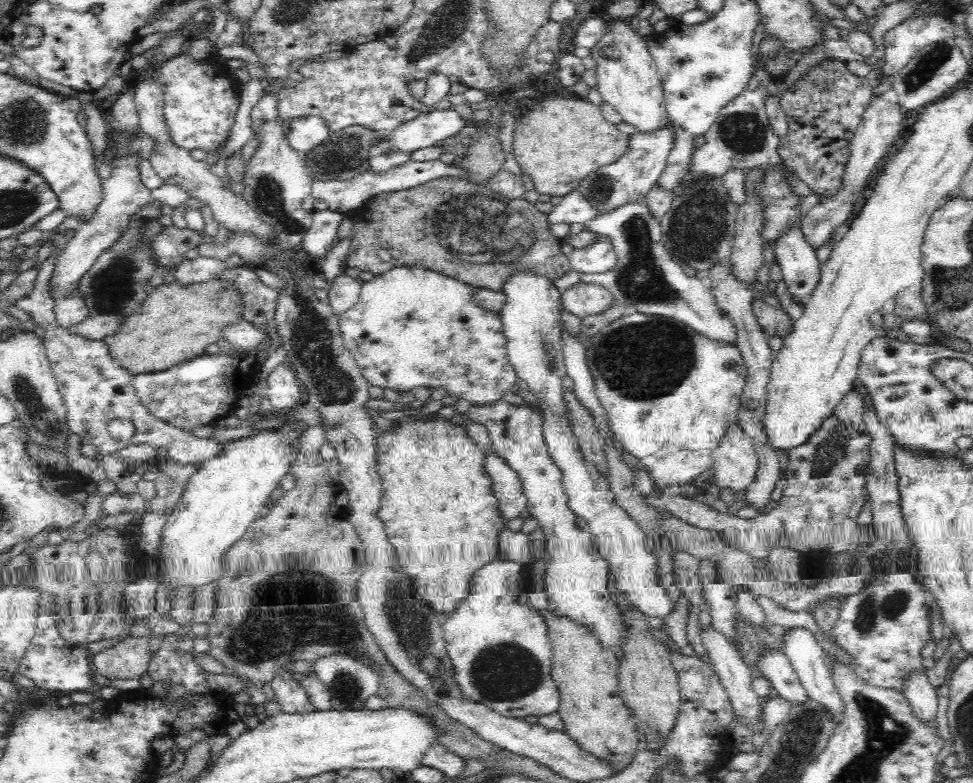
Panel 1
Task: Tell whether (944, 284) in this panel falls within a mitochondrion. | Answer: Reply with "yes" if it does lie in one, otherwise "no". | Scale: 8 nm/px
yes

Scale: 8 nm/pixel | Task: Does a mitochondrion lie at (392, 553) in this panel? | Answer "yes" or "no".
no

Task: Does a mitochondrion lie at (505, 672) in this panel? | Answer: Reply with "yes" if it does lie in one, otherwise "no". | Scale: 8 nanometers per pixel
yes

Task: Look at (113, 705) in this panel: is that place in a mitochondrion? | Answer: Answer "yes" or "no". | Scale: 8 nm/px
no

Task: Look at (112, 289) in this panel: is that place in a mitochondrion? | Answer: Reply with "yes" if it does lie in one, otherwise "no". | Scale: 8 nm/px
yes

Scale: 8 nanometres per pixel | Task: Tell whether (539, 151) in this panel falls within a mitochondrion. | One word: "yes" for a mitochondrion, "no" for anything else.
no

